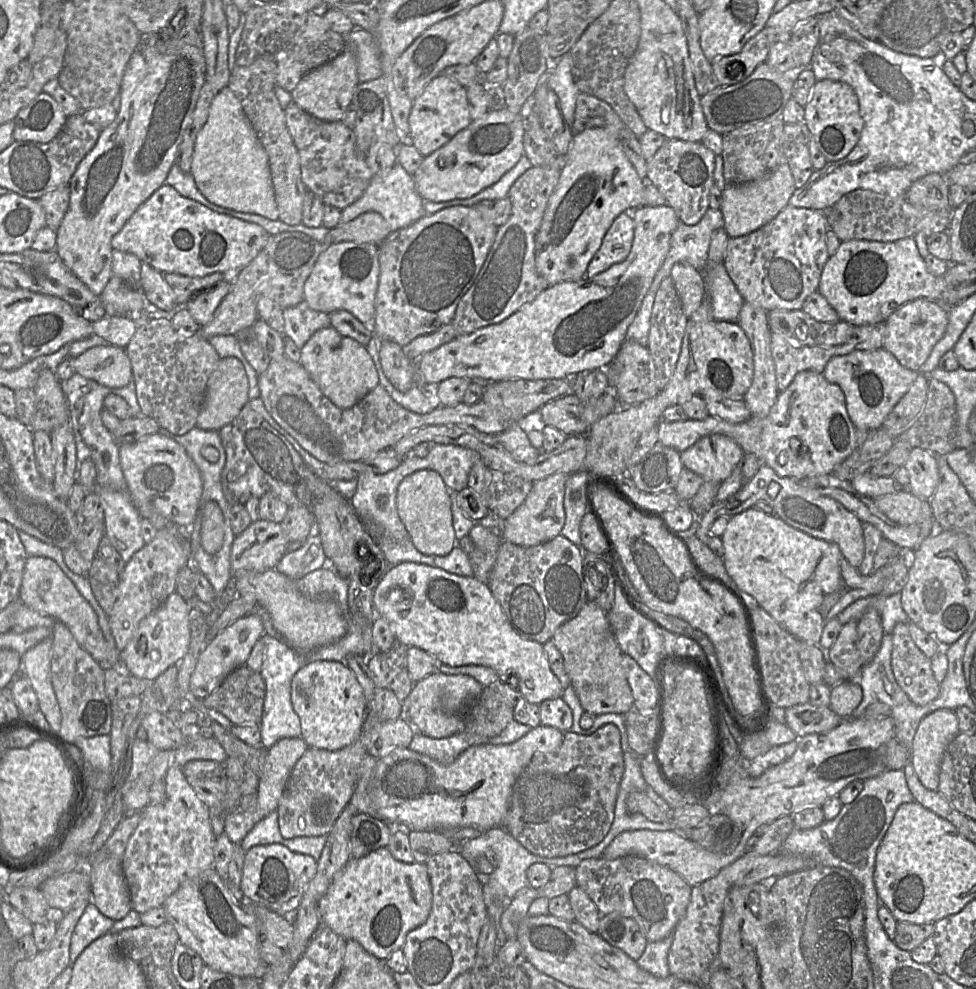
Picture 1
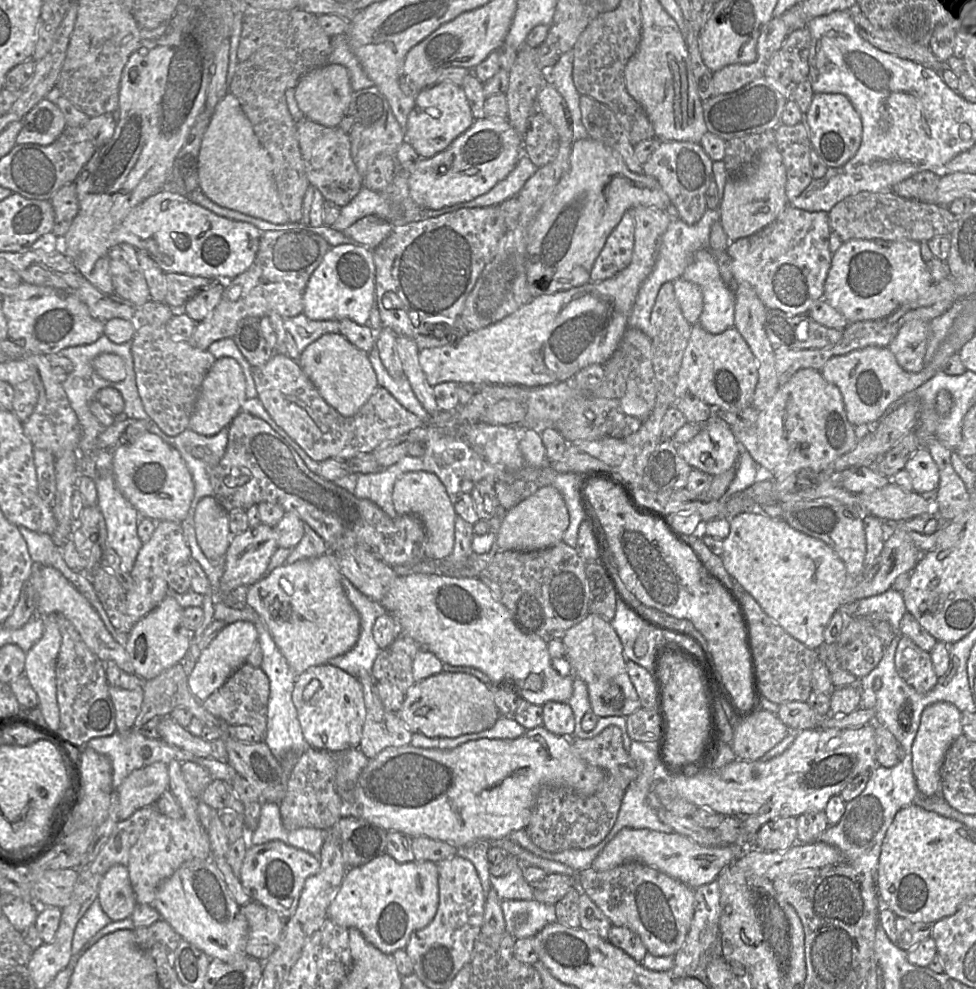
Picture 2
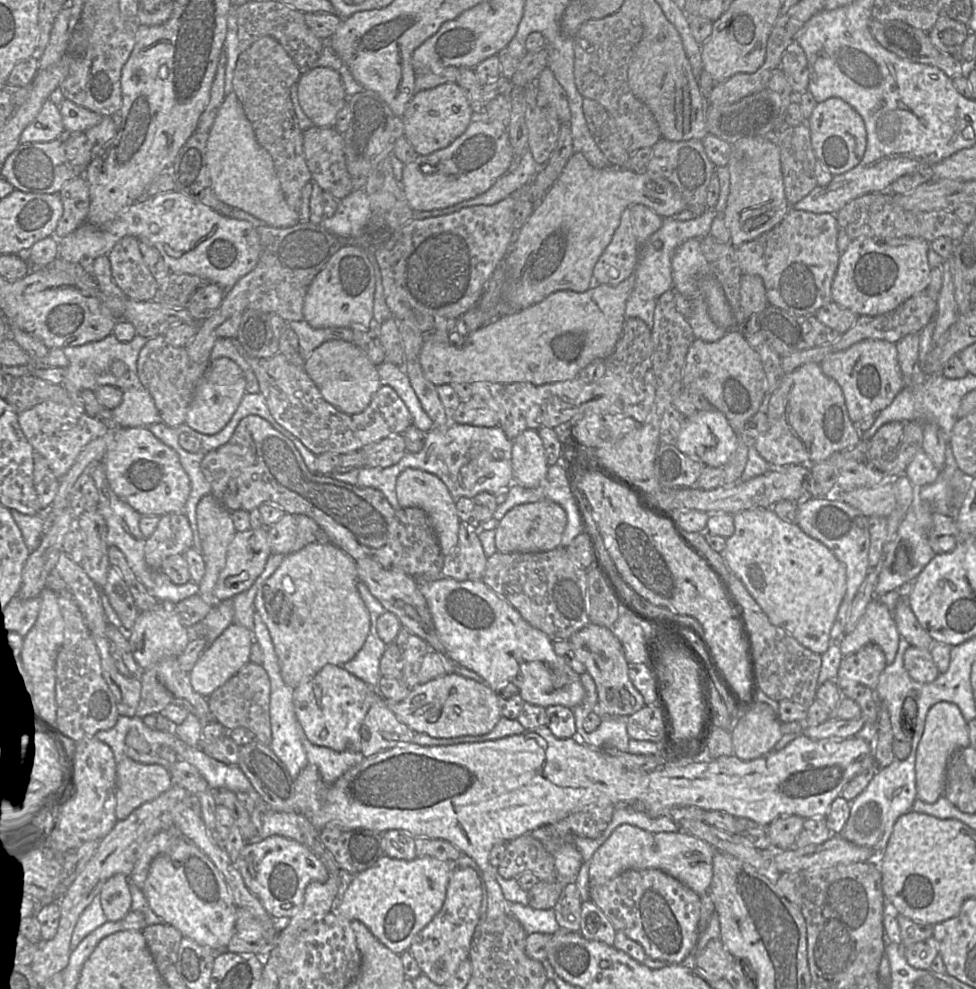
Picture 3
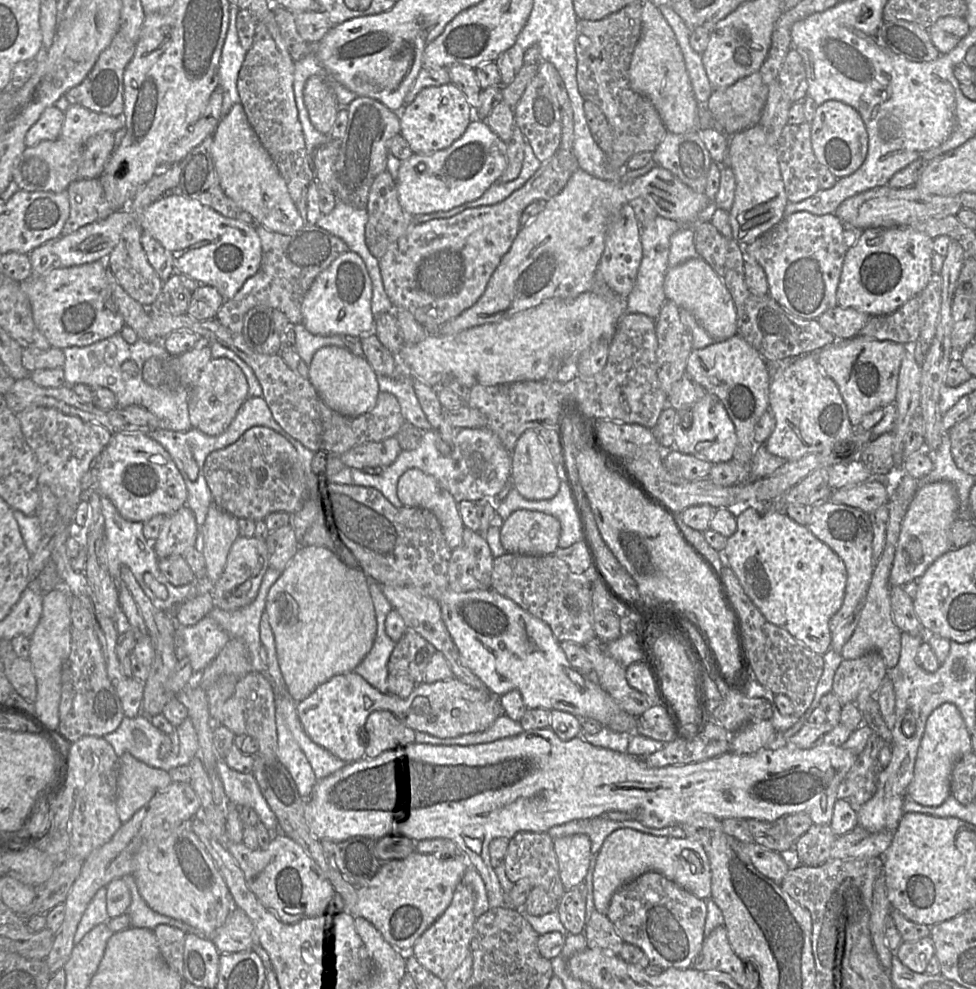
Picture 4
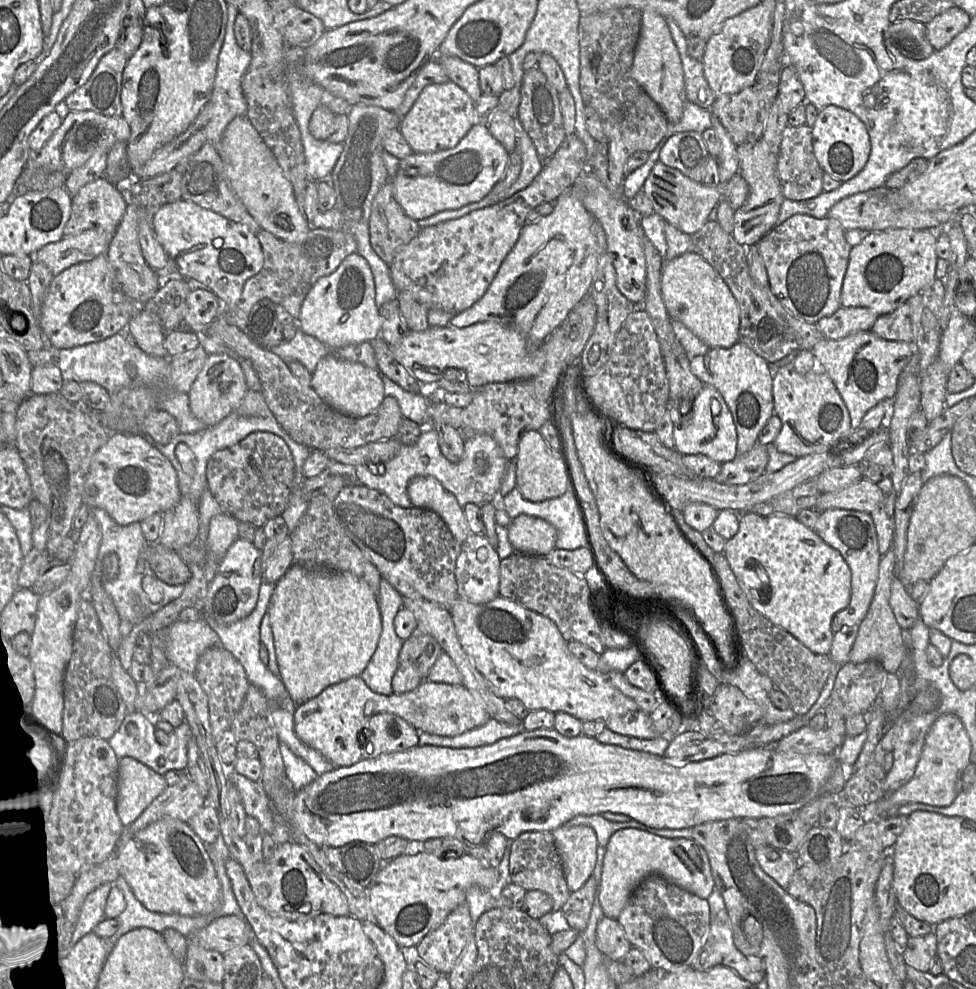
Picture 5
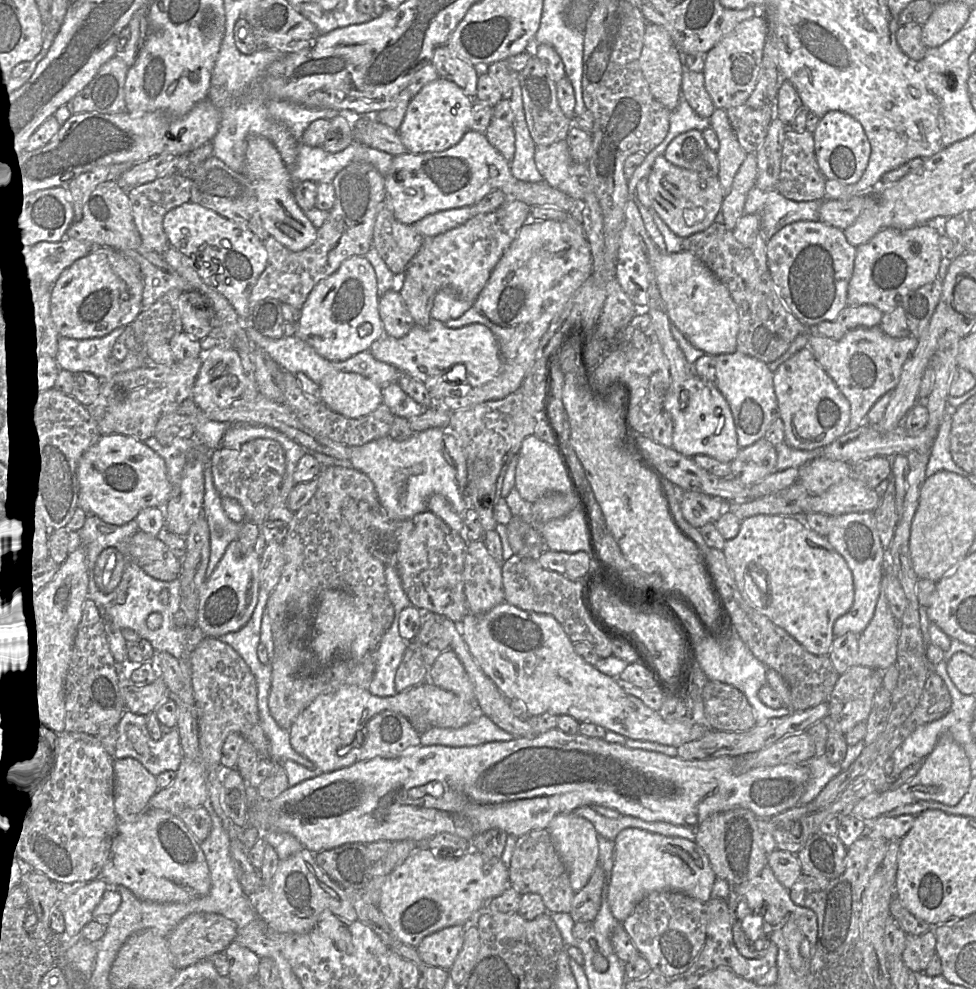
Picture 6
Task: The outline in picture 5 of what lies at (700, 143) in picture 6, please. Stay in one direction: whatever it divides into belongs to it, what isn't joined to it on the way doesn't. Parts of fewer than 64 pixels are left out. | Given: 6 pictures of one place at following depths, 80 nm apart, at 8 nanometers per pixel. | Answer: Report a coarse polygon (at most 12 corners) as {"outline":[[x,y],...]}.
{"outline":[[702,134],[672,135],[658,160],[703,183],[710,157]]}

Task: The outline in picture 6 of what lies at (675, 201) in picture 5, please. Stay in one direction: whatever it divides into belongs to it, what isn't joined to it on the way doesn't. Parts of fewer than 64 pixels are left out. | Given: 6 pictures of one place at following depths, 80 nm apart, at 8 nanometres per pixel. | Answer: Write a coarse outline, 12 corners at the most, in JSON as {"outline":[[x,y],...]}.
{"outline":[[655,158],[652,208],[683,239],[721,212],[718,176]]}

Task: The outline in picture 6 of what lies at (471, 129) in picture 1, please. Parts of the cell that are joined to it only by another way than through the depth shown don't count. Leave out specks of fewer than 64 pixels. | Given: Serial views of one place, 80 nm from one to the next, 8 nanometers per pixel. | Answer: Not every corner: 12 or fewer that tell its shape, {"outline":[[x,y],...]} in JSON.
{"outline":[[485,133],[394,156],[386,200],[407,225],[472,206],[496,189],[506,201],[578,203],[544,180],[514,178]]}

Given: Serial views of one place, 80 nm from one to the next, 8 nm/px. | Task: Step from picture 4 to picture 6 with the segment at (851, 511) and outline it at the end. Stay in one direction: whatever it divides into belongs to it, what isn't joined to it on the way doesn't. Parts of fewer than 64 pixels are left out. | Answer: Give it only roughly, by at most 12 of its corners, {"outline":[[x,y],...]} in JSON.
{"outline":[[873,512],[829,516],[827,541],[853,578],[834,637],[873,618],[887,550]]}

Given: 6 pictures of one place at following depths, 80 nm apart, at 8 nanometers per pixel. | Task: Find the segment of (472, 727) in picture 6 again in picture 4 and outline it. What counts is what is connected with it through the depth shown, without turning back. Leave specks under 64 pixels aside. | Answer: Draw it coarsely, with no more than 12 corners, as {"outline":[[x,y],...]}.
{"outline":[[501,714],[483,732],[438,738],[416,731],[415,741],[433,745],[475,745],[519,735],[520,721]]}

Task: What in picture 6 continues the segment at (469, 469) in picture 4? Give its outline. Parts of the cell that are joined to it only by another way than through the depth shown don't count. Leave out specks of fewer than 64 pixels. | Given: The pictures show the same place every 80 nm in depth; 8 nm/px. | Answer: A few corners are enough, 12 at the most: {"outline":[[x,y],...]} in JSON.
{"outline":[[442,428],[350,446],[384,512],[407,520],[445,496],[470,508]]}

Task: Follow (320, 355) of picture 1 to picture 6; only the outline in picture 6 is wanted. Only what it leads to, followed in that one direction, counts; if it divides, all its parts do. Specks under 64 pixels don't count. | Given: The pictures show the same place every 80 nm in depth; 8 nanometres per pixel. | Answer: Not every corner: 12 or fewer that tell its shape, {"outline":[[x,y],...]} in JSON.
{"outline":[[332,371],[321,401],[349,418],[382,404],[382,388],[358,373]]}

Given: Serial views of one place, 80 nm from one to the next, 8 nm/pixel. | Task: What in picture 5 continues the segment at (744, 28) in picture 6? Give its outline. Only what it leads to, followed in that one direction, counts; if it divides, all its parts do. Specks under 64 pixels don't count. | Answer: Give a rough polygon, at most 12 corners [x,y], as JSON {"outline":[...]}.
{"outline":[[770,11],[727,19],[702,62],[716,97],[757,81]]}

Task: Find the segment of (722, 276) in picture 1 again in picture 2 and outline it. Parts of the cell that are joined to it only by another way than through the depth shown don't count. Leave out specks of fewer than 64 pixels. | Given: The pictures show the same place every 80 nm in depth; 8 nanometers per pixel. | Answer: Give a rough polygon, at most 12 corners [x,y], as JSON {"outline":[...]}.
{"outline":[[698,250],[681,277],[703,296],[698,323],[711,334],[734,327],[735,293],[713,252]]}

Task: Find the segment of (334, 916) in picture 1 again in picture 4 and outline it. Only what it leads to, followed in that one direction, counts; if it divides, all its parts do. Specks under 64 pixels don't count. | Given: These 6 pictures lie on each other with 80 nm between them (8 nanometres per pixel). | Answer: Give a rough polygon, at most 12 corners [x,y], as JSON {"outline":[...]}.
{"outline":[[415,851],[359,885],[354,915],[399,951],[451,903],[470,866]]}

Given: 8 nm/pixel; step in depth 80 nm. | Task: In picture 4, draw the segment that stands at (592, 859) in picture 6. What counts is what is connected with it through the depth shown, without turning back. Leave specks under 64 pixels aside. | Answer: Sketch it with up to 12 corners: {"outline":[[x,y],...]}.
{"outline":[[585,834],[553,839],[565,890],[582,883],[591,860]]}

